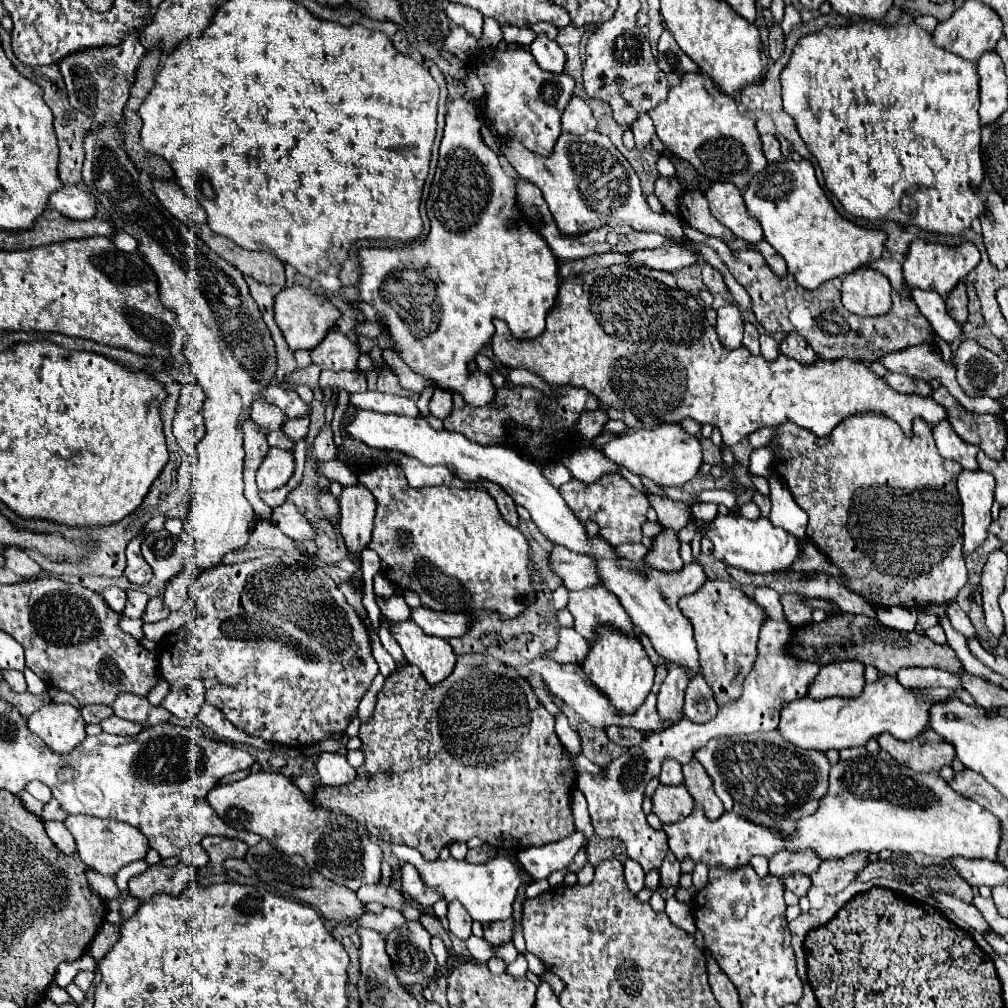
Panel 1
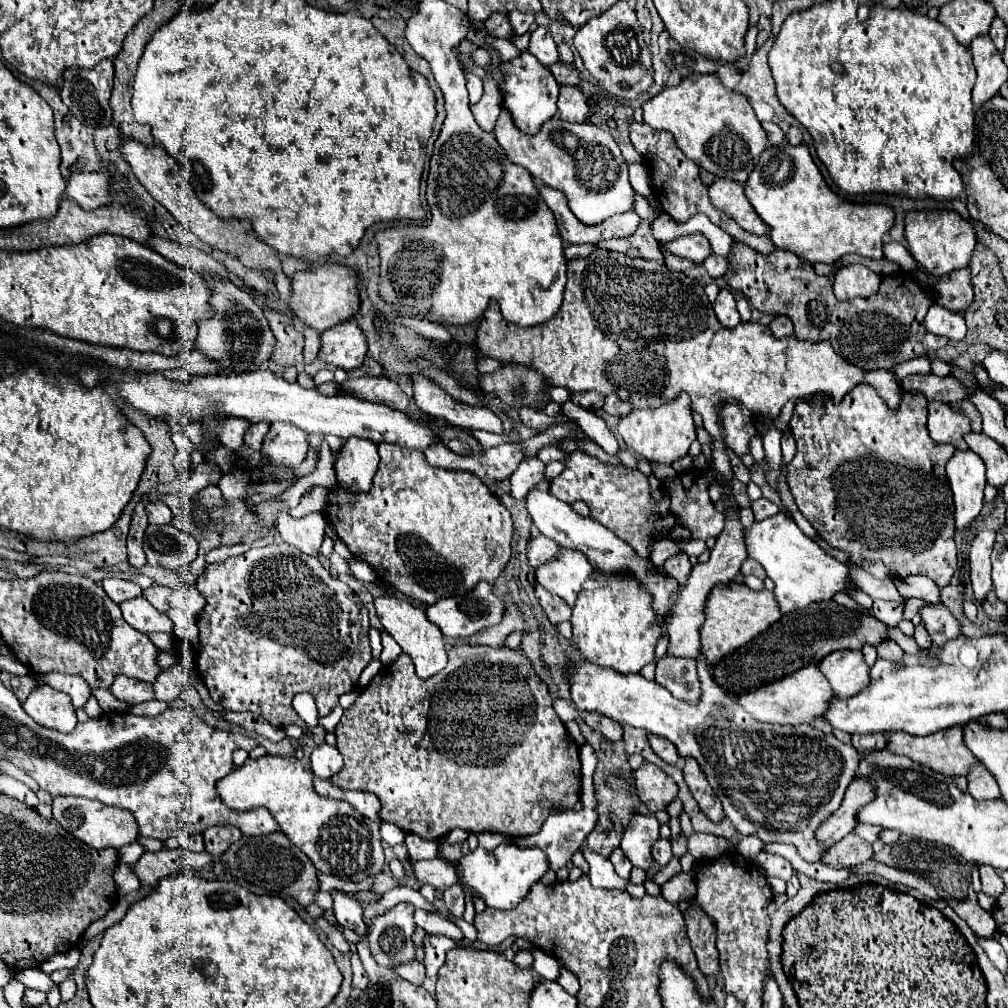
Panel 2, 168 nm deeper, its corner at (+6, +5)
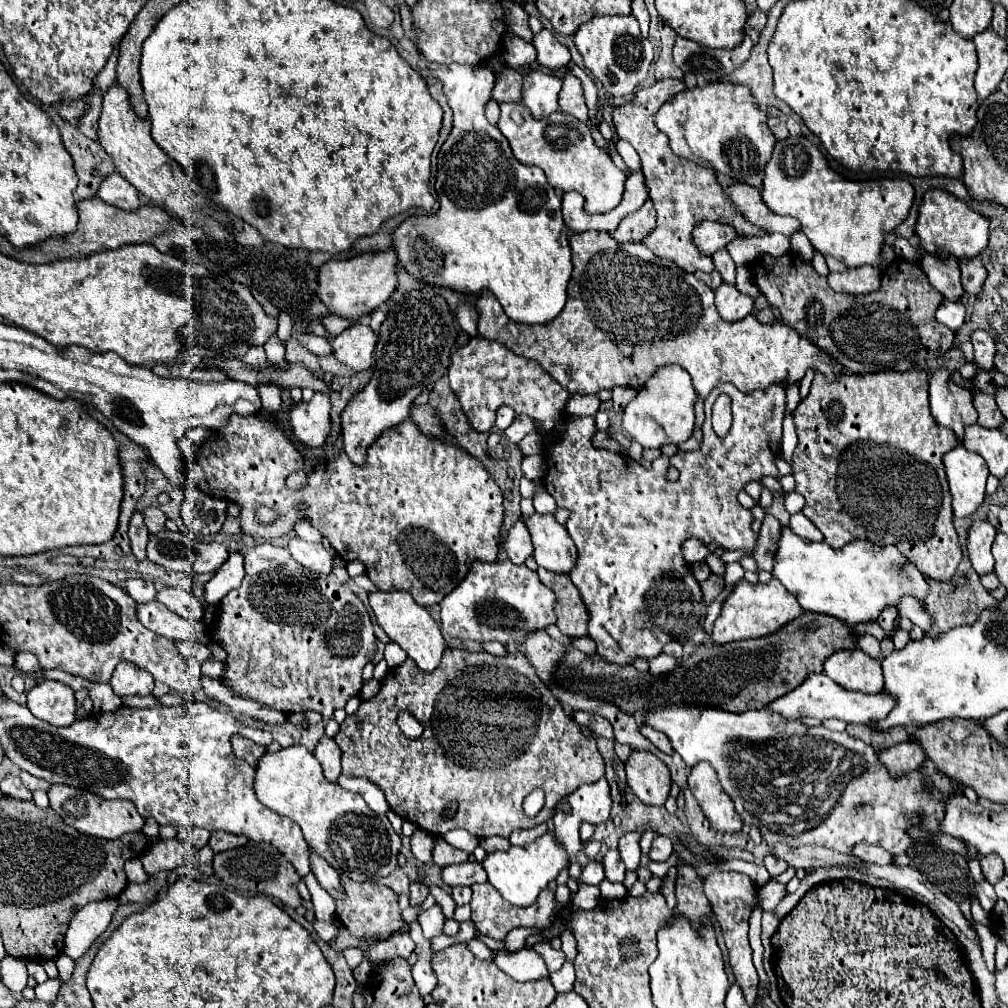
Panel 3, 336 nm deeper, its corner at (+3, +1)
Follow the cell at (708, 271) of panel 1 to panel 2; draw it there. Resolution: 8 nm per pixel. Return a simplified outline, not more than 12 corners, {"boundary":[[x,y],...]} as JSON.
{"boundary":[[711,254],[705,258],[707,274],[713,280],[721,278],[727,262],[721,256]]}

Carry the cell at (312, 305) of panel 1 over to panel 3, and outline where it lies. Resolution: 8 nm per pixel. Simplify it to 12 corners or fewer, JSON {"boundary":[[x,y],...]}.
{"boundary":[[396,250],[328,260],[318,296],[358,320],[398,282]]}

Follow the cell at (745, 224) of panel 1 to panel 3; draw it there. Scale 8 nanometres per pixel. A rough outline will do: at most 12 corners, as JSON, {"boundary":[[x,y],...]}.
{"boundary":[[734,184],[726,194],[752,224],[792,236],[796,218],[768,210],[758,188]]}

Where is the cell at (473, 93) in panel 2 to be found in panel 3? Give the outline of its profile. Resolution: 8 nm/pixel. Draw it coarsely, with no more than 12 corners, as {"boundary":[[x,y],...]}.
{"boundary":[[500,104],[514,156],[576,190],[594,214],[618,206],[624,172],[564,112],[534,120]]}

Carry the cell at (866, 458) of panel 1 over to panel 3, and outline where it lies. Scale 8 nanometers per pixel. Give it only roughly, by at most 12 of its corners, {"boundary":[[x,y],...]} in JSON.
{"boundary":[[816,370],[796,492],[832,548],[962,552],[928,372]]}

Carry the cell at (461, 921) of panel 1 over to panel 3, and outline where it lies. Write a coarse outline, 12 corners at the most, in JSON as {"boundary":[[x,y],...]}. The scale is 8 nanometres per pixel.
{"boundary":[[454,886],[452,898],[458,906],[468,904],[472,890],[468,886]]}

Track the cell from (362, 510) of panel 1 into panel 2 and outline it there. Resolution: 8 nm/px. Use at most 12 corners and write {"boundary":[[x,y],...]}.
{"boundary":[[345,442],[335,472],[347,494],[371,488],[377,446]]}

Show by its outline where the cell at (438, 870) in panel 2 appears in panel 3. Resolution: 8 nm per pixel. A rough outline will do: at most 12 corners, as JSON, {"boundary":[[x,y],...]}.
{"boundary":[[476,860],[442,870],[444,882],[472,886],[486,882],[484,866]]}

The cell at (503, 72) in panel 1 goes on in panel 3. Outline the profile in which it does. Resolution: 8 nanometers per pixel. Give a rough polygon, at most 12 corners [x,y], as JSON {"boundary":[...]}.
{"boundary":[[524,76],[522,102],[540,120],[558,110],[560,78]]}

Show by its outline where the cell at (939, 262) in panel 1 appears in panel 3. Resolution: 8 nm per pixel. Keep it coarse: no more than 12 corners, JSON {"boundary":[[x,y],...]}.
{"boundary":[[932,188],[916,234],[928,254],[978,256],[990,220]]}

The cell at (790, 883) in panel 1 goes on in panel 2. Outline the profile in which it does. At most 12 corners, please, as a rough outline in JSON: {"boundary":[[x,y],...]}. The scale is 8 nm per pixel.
{"boundary":[[761,852],[755,860],[765,876],[785,882],[795,874],[791,862],[779,854]]}

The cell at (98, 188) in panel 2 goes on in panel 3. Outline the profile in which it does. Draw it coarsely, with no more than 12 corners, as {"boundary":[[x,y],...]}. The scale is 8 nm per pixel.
{"boundary":[[110,174],[96,192],[122,210],[142,206],[140,192],[120,174]]}

